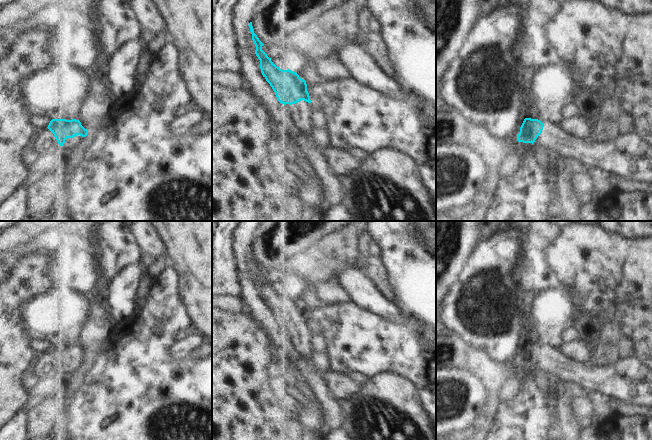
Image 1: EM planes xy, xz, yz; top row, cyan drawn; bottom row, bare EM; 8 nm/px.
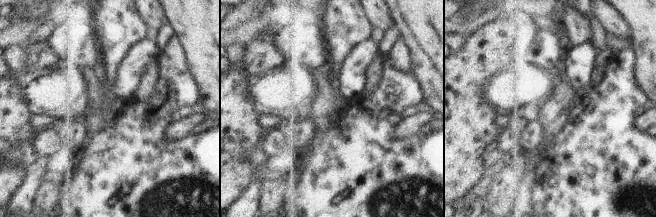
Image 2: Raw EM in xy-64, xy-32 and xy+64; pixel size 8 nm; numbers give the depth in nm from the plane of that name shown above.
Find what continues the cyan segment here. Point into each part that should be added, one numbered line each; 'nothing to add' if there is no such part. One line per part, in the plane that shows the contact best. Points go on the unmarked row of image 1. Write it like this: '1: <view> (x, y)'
1: xy (71, 370)

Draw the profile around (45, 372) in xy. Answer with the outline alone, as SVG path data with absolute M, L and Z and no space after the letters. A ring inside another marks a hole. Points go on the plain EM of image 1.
M48 352L40 353L36 356L29 372L35 383L43 388L50 388L64 379L62 371Z

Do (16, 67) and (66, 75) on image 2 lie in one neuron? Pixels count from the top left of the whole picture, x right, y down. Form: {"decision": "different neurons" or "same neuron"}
{"decision": "same neuron"}

